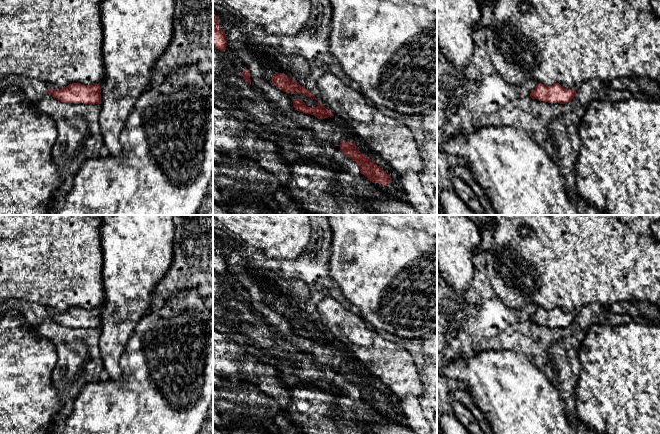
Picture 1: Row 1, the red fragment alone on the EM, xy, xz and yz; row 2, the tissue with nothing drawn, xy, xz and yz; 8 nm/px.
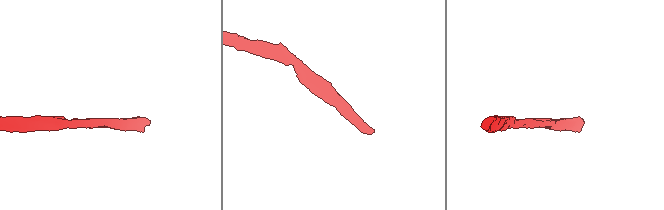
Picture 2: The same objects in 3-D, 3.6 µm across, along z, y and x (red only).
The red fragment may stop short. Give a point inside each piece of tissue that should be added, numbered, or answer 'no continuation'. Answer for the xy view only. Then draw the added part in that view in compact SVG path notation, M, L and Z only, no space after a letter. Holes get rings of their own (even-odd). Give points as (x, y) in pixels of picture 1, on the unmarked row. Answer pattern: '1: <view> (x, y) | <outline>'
no continuation

